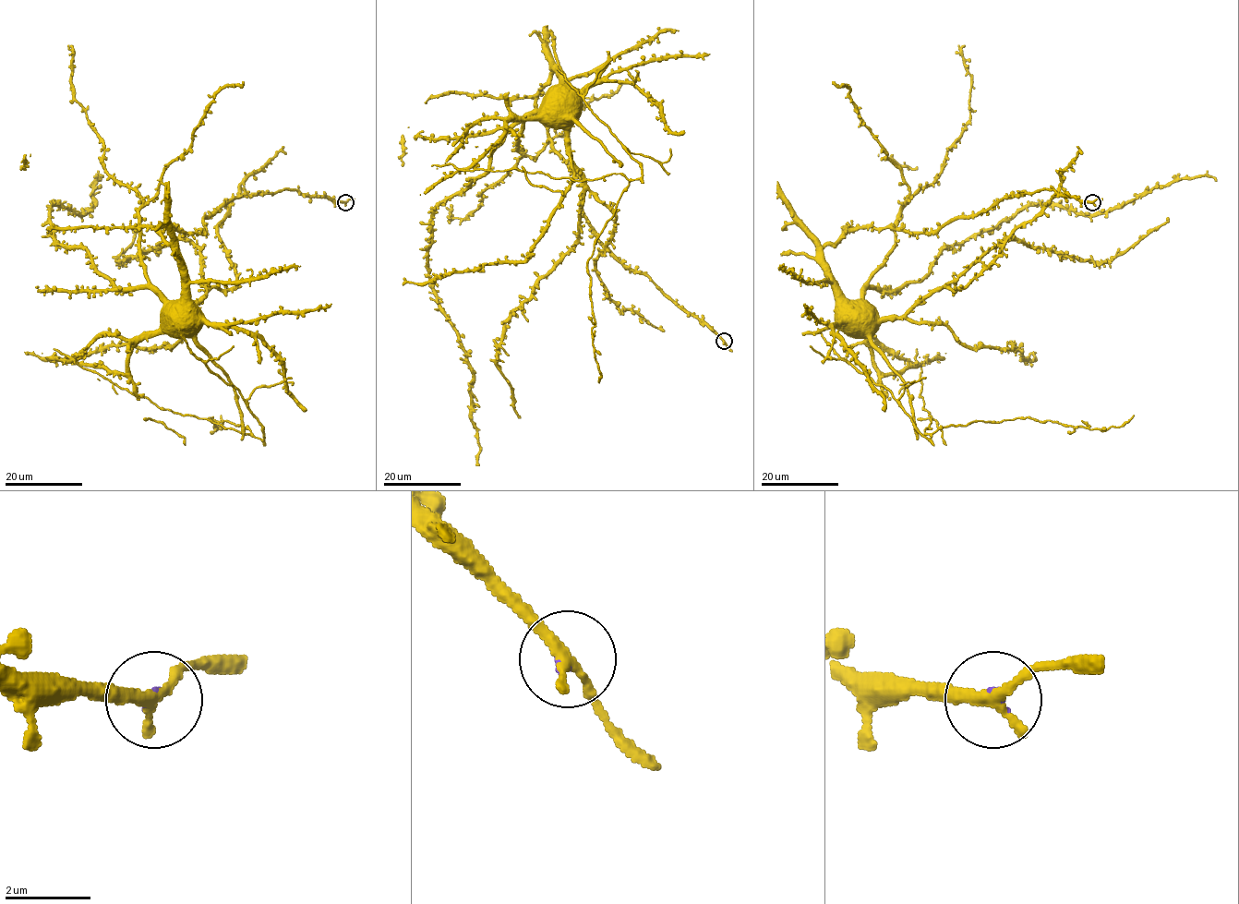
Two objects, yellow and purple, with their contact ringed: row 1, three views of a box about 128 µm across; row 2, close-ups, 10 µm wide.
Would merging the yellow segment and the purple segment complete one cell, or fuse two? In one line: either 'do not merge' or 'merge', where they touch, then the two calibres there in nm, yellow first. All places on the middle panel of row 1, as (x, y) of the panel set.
do not merge | (724, 341) | 260/100 nm

